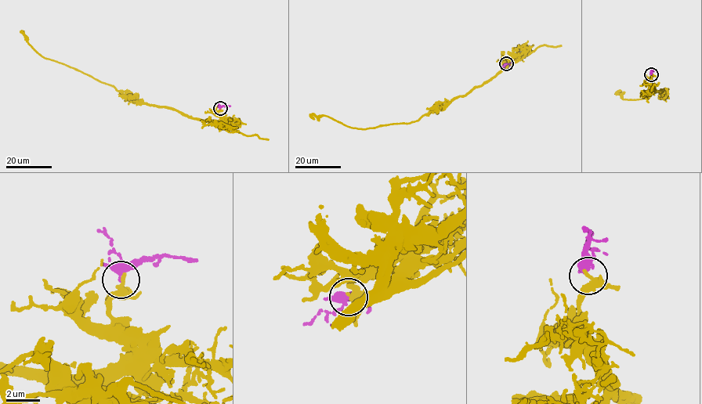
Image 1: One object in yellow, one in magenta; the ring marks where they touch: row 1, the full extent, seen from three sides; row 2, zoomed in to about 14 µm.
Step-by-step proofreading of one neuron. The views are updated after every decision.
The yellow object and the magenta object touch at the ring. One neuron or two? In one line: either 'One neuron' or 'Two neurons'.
Two neurons

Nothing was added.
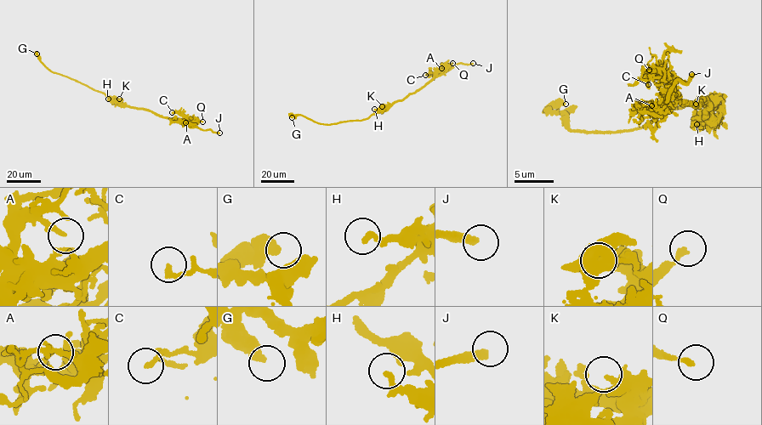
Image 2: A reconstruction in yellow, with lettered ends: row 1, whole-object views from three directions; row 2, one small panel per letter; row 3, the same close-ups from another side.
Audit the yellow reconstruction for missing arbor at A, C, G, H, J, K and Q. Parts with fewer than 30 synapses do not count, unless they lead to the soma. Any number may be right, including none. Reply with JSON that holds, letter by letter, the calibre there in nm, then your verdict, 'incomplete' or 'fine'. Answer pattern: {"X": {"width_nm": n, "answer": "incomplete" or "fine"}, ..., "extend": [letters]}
{"A": {"width_nm": 160, "answer": "fine"}, "C": {"width_nm": 220, "answer": "fine"}, "G": {"width_nm": 440, "answer": "fine"}, "H": {"width_nm": 240, "answer": "fine"}, "J": {"width_nm": 340, "answer": "incomplete"}, "K": {"width_nm": 280, "answer": "fine"}, "Q": {"width_nm": 200, "answer": "fine"}, "extend": ["J"]}

